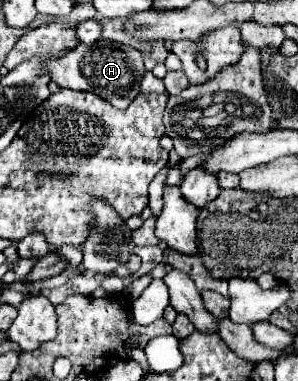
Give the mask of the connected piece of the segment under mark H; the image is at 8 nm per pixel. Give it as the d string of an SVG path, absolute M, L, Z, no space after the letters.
M99 38L91 46L79 44L77 48L69 50L59 62L49 62L47 72L51 72L53 82L57 82L61 88L71 88L79 92L91 92L111 106L125 110L137 94L141 94L141 80L145 76L145 66L143 66L143 54L129 46L129 44L119 44L109 38Z

